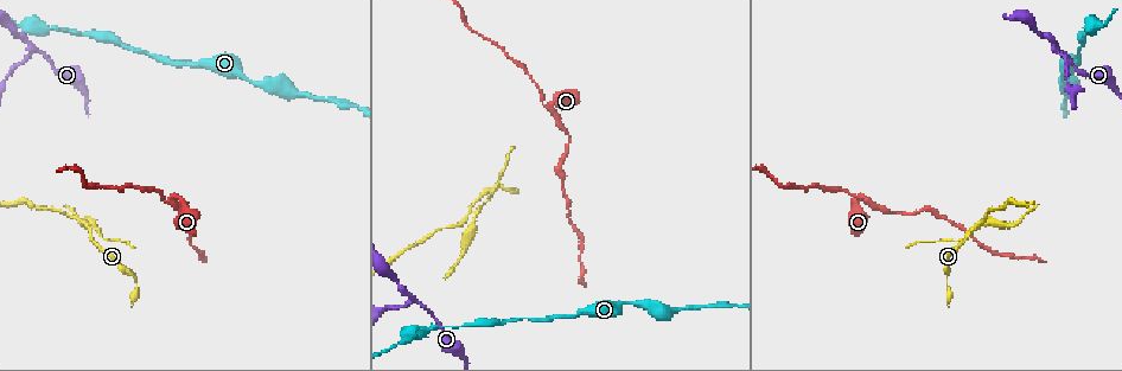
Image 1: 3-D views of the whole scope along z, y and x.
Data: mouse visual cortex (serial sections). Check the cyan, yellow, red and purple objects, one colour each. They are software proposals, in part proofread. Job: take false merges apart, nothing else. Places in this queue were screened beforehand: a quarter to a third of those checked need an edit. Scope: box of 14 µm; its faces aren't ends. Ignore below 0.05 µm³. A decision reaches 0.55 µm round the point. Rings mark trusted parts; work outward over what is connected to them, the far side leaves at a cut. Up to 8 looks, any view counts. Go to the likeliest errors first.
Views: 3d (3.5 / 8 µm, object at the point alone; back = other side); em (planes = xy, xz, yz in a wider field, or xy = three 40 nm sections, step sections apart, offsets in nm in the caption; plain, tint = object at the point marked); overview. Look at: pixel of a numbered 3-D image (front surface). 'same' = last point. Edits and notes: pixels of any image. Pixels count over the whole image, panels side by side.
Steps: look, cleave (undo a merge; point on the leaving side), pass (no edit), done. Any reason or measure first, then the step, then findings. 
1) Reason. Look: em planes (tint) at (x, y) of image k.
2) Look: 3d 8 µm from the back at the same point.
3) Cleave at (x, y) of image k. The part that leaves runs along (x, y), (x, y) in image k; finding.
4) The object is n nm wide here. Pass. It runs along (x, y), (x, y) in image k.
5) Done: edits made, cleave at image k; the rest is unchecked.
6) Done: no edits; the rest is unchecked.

Two arms in line, one across. Look: 3d 8 µm at (468, 213) of image 1.

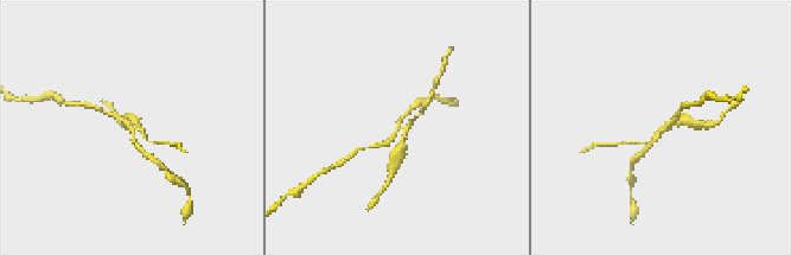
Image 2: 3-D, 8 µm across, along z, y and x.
Shape alone is not enough. Look: em xy step 2 (tint) at (395, 128) of image 2.

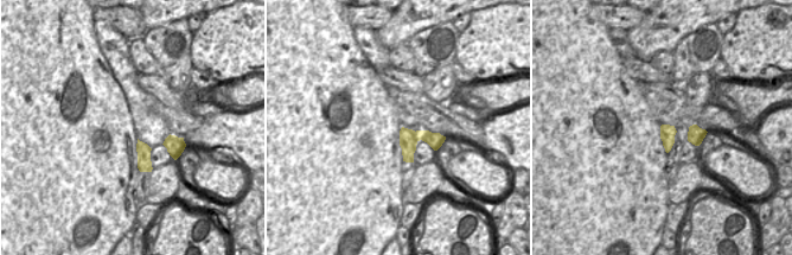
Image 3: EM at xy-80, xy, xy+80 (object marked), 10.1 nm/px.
Cleave at (401, 147) of image 2. The part that leaves runs along (402, 128), (393, 171) in image 2; a second cell is stuck on.

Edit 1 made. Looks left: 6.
Look: 3d 8 µm at (863, 196) of image 1.

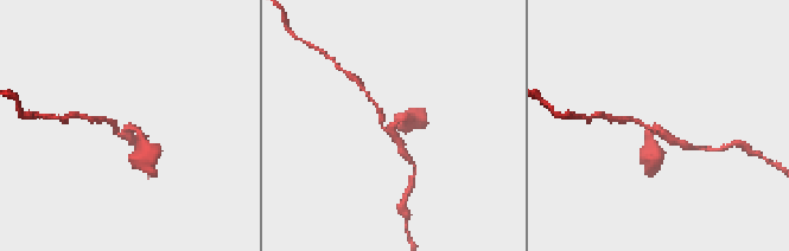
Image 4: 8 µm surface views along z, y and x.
3 arms meet here; the arms are 150, 200, 250 nm wide. Look: em xy step 5 (tint) at (393, 127) of image 4.

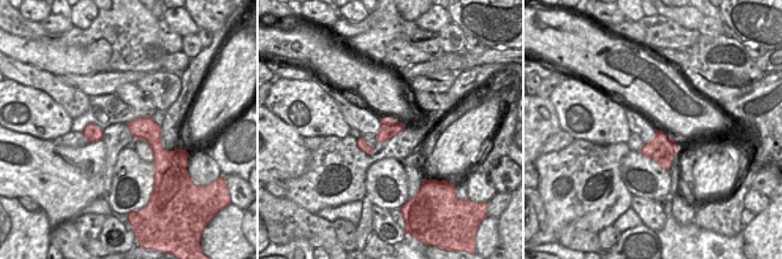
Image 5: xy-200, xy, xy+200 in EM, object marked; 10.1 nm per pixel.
Pass. It runs along (409, 118), (393, 126), (405, 155) in image 4; one cell here.

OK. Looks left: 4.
Arms part here. Look: 3d 8 µm at (32, 48) of image 1.

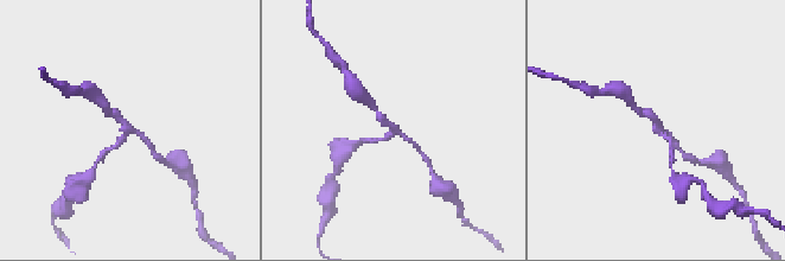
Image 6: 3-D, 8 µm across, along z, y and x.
3 arms meet here; the arms are 150, 150, 250 nm wide. Look: em xy step 3 (tint) at (662, 133) of image 6.

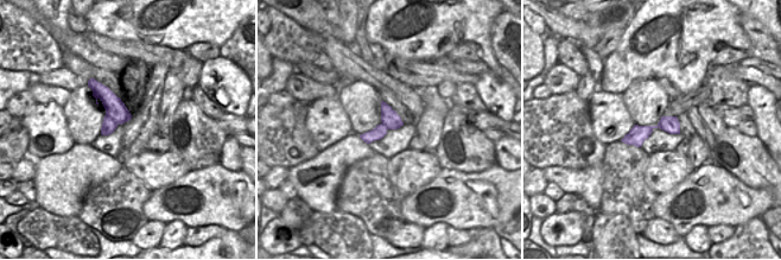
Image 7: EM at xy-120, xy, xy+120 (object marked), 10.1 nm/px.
Cleave at (375, 140) of image 6. A border runs along (106, 109), (118, 124) in image 7; two cells meet here.

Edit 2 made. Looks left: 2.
Done: edits made, cleave at image 2, cleave at image 6; the rest is unchecked.

